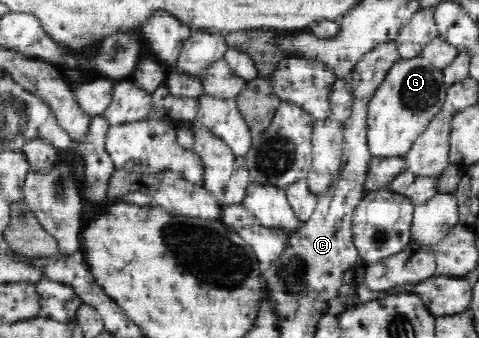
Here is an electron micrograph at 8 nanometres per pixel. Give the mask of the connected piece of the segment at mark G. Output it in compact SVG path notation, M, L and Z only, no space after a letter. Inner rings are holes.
M423 57L400 60L392 66L367 107L367 146L373 158L404 158L428 124L445 107L448 84L443 72Z

